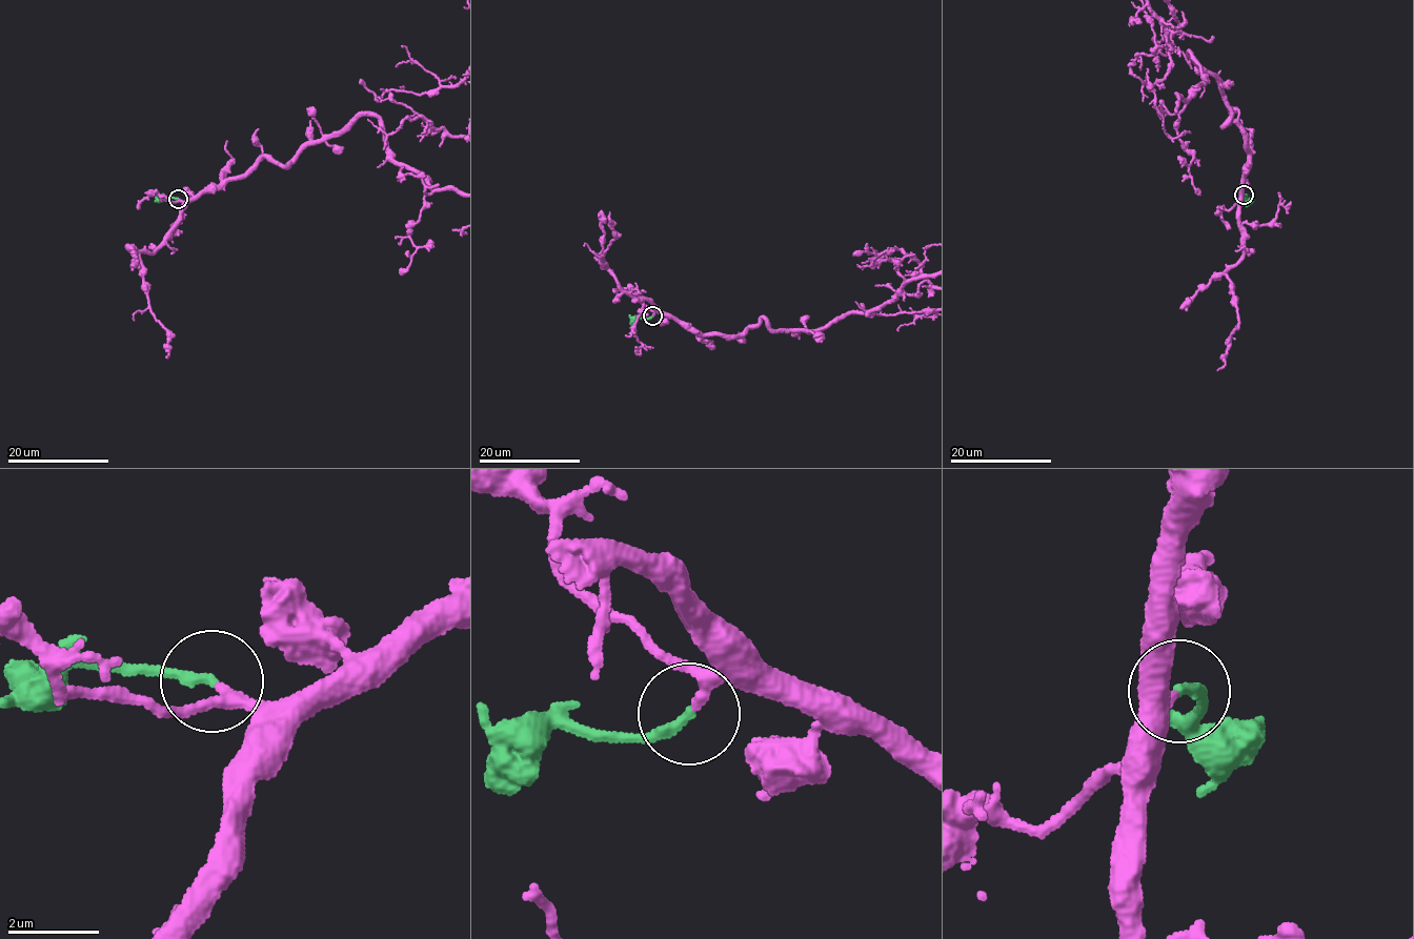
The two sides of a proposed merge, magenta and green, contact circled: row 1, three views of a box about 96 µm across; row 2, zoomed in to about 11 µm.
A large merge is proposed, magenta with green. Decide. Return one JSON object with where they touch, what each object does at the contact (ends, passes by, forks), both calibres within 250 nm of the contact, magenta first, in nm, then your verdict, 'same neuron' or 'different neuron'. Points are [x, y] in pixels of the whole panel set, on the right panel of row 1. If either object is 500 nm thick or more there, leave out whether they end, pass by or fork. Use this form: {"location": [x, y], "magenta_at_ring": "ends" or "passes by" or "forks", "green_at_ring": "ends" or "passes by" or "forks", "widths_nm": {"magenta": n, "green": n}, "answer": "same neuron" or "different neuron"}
{"location": [1244, 195], "magenta_at_ring": "passes by", "green_at_ring": "ends", "widths_nm": {"magenta": 180, "green": 240}, "answer": "same neuron"}

